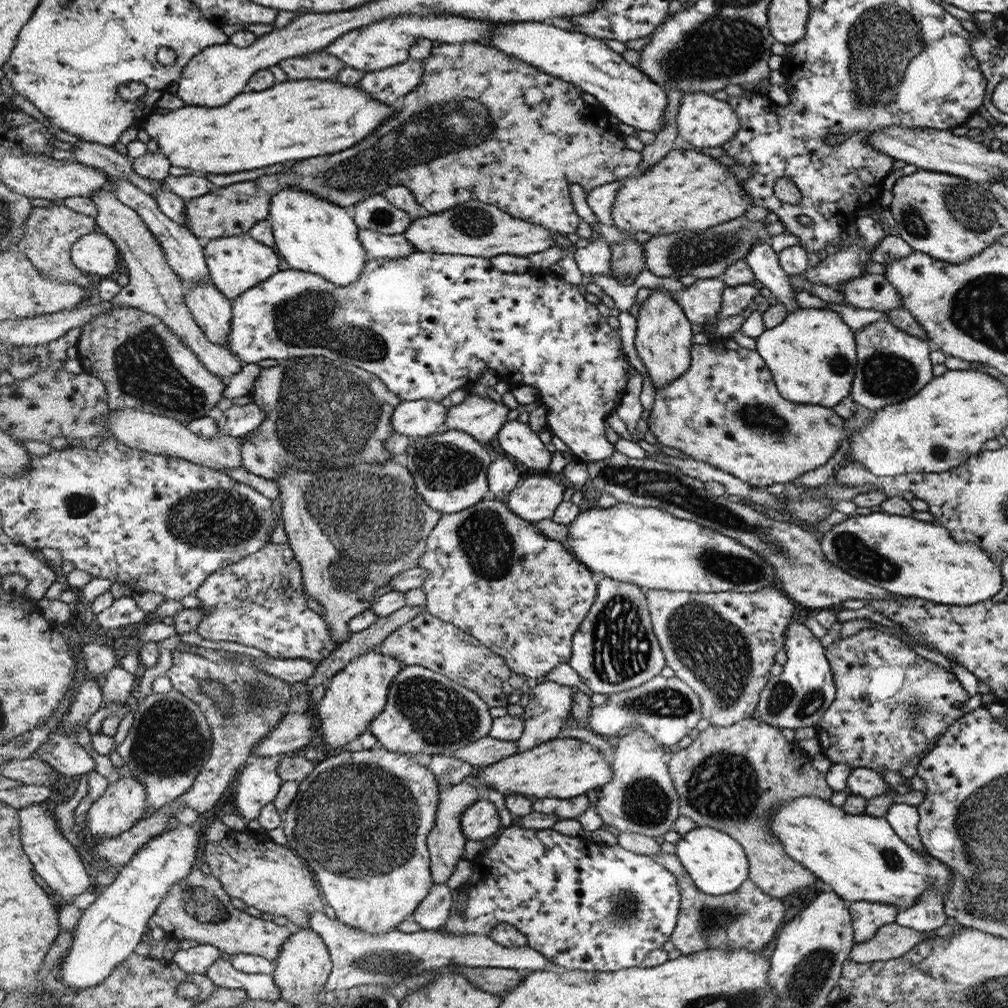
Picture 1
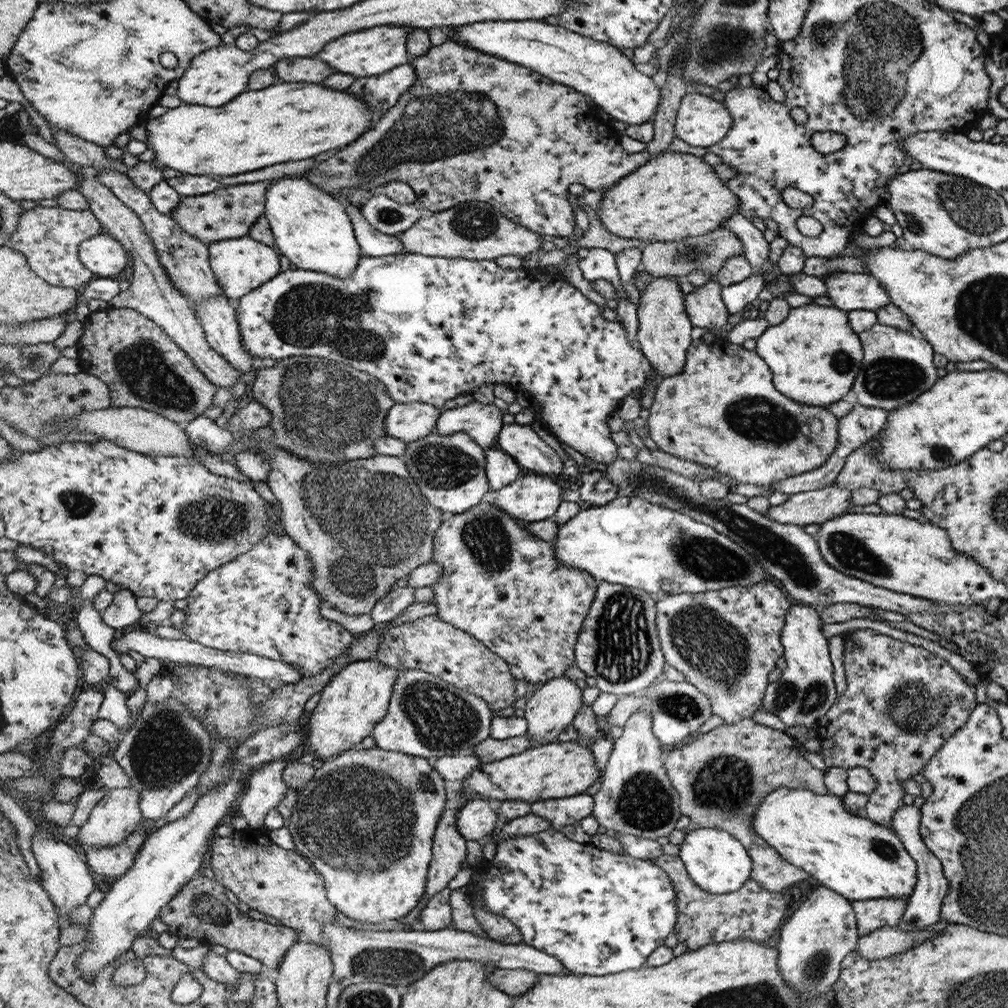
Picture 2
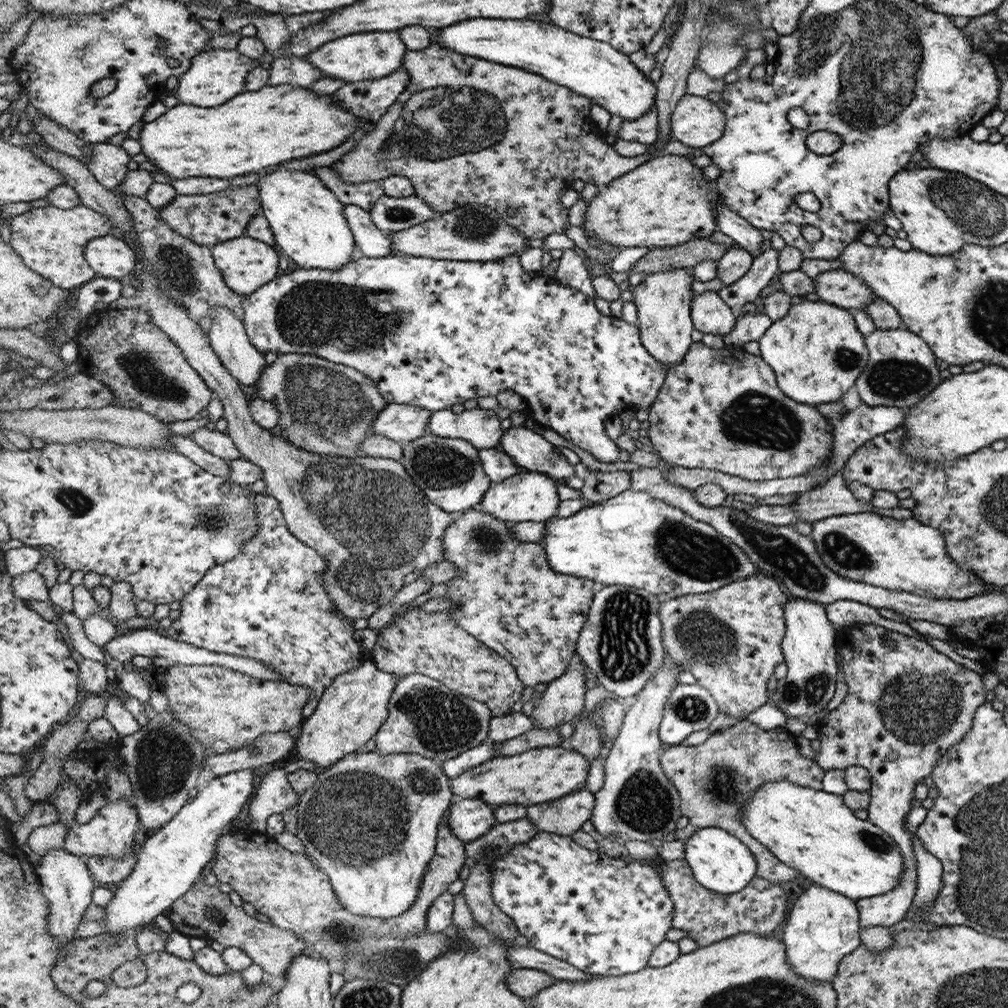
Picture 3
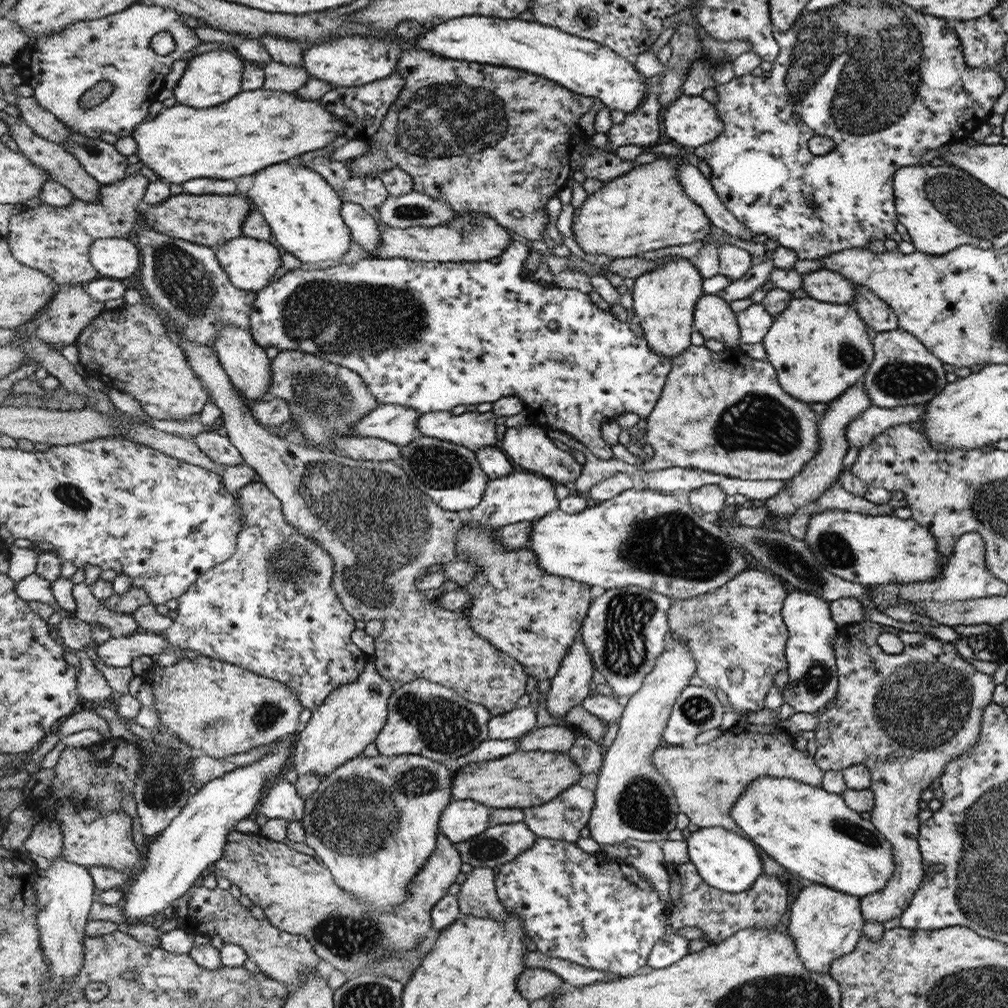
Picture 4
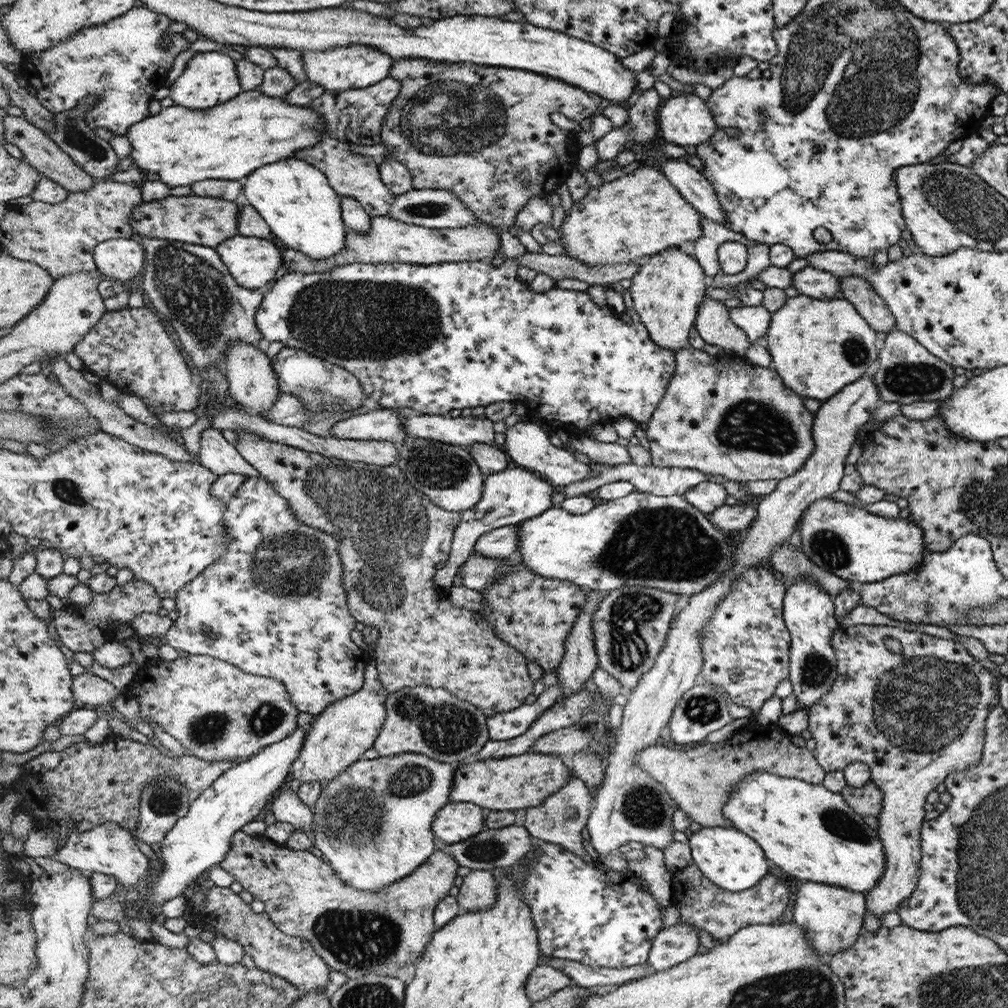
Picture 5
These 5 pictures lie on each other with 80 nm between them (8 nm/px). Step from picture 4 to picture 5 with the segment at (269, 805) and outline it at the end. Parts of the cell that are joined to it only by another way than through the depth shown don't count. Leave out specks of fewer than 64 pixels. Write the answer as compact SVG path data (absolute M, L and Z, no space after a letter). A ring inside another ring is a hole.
M285 786L280 794L273 798L269 806L270 814L274 814L278 821L289 822L294 825L295 830L310 836L313 825L313 810L306 806L300 797L289 786Z

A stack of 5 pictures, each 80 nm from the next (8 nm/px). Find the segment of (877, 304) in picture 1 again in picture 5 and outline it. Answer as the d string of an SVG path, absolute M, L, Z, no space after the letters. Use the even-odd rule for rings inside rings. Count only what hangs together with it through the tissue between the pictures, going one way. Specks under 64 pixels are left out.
M810 266L793 274L792 284L800 295L809 298L836 300L842 299L842 289L838 276Z

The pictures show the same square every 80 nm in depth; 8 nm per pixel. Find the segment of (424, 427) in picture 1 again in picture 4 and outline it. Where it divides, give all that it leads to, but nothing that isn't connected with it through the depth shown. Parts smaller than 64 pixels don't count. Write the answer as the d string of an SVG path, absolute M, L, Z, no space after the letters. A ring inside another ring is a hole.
M383 404L356 421L354 426L349 427L353 436L381 438L400 447L420 435L417 420L421 414L422 412L407 406Z

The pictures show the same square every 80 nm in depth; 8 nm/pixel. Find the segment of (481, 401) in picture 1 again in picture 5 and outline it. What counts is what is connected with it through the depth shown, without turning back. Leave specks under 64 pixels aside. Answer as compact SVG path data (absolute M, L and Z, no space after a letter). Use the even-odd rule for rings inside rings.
M411 414L403 420L405 433L468 448L471 444L496 445L494 427L486 416L451 417L449 414Z

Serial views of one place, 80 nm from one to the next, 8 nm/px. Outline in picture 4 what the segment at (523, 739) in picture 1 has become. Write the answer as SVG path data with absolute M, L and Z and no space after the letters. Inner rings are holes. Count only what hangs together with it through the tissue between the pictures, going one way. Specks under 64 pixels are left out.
M577 635L571 644L570 652L563 658L559 672L551 680L546 698L547 711L556 717L562 717L573 707L583 704L590 694L590 682L595 666L586 643Z

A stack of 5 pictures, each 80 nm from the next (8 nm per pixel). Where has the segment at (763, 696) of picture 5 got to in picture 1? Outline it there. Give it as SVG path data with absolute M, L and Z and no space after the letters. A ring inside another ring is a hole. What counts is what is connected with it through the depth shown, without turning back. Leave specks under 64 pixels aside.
M766 587L755 593L724 591L693 593L670 590L644 590L650 606L654 632L666 656L666 663L683 679L703 702L703 718L716 726L730 726L754 716L763 689L770 680L770 668L776 652L784 646L784 630L791 626L794 616L792 602L776 592L776 587Z

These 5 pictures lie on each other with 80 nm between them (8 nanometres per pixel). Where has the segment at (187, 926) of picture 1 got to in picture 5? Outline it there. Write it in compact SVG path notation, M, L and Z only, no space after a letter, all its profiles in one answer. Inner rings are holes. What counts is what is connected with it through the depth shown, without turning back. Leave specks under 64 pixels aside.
M214 886L210 889L206 896L206 907L188 923L217 930L222 936L239 942L245 954L252 956L256 968L279 975L279 978L286 979L303 993L325 990L331 982L331 971L328 970L328 964L314 949L313 942L284 934L272 922L266 911L254 913L250 905L242 901L242 898L230 887Z

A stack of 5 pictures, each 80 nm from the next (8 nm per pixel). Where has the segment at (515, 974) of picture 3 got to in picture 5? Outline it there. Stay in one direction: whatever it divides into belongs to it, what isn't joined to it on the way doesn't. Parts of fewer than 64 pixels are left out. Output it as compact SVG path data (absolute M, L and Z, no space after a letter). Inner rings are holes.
M540 965L532 970L527 979L527 994L533 1003L552 997L565 987L573 985L572 980L562 970L556 970L550 965Z

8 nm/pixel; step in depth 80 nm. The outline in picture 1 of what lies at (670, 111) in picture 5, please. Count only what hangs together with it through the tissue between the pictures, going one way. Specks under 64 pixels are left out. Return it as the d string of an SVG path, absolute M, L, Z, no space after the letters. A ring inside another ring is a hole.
M688 93L681 98L678 109L677 133L688 140L696 150L723 147L739 132L741 119L727 101L716 99L708 93Z

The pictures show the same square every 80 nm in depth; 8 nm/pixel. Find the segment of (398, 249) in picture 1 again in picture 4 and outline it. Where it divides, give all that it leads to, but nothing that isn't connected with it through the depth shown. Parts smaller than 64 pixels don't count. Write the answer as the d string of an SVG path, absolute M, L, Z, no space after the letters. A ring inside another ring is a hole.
M353 202L342 204L344 222L351 229L354 240L370 254L375 256L375 248L380 242L379 225L376 218L368 214L362 206Z

